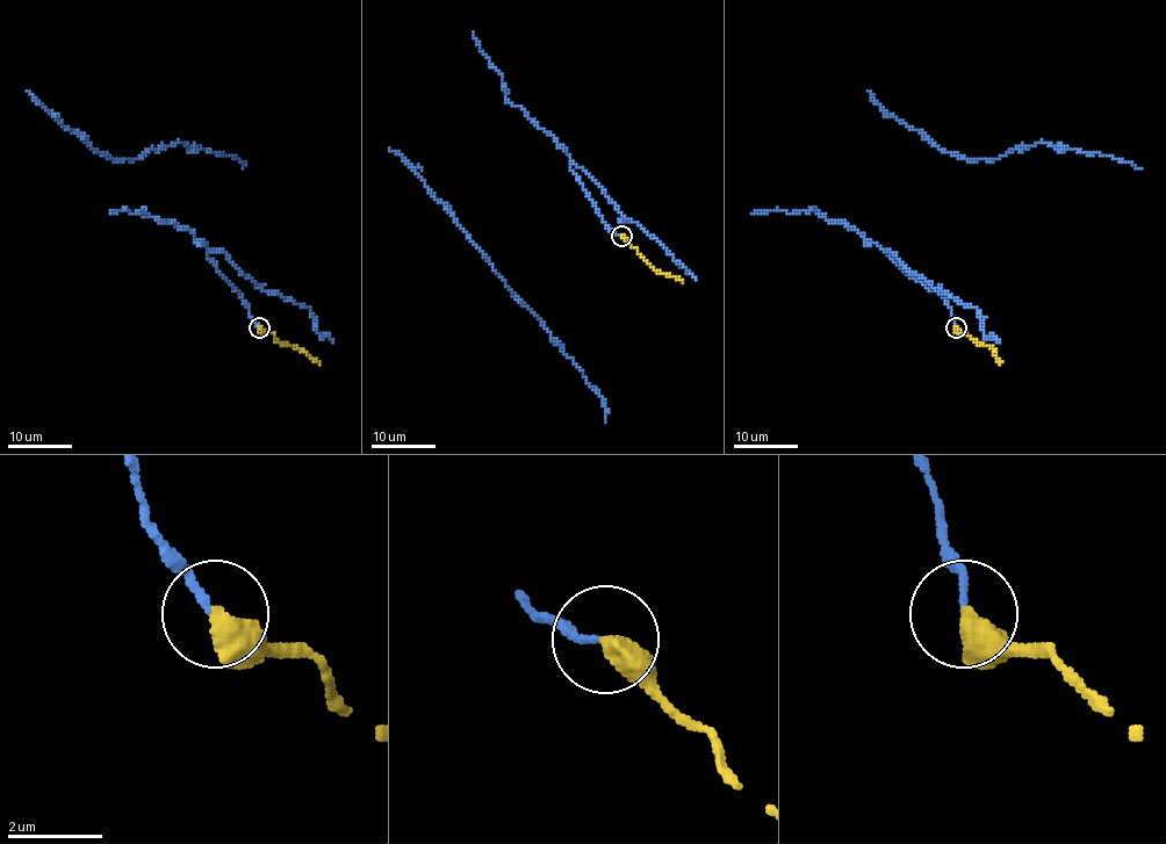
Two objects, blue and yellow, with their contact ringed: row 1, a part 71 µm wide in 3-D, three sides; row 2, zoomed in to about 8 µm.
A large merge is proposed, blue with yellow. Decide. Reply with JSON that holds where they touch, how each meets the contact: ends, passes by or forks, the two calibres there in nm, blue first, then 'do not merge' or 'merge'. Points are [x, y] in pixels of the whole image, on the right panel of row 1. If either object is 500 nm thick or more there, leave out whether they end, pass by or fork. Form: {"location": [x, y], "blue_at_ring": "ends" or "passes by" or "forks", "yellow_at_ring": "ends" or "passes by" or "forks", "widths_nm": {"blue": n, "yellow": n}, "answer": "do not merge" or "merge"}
{"location": [956, 327], "widths_nm": {"blue": 140, "yellow": 500}, "answer": "merge"}

